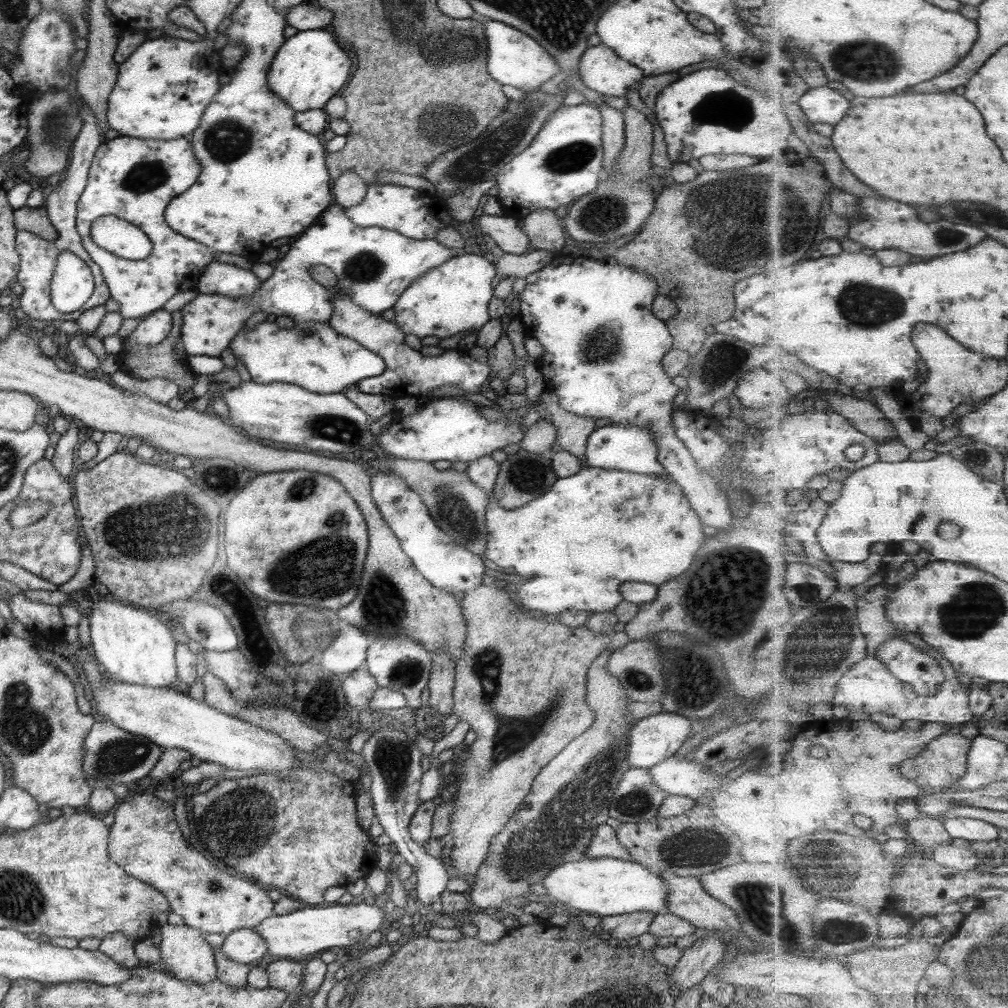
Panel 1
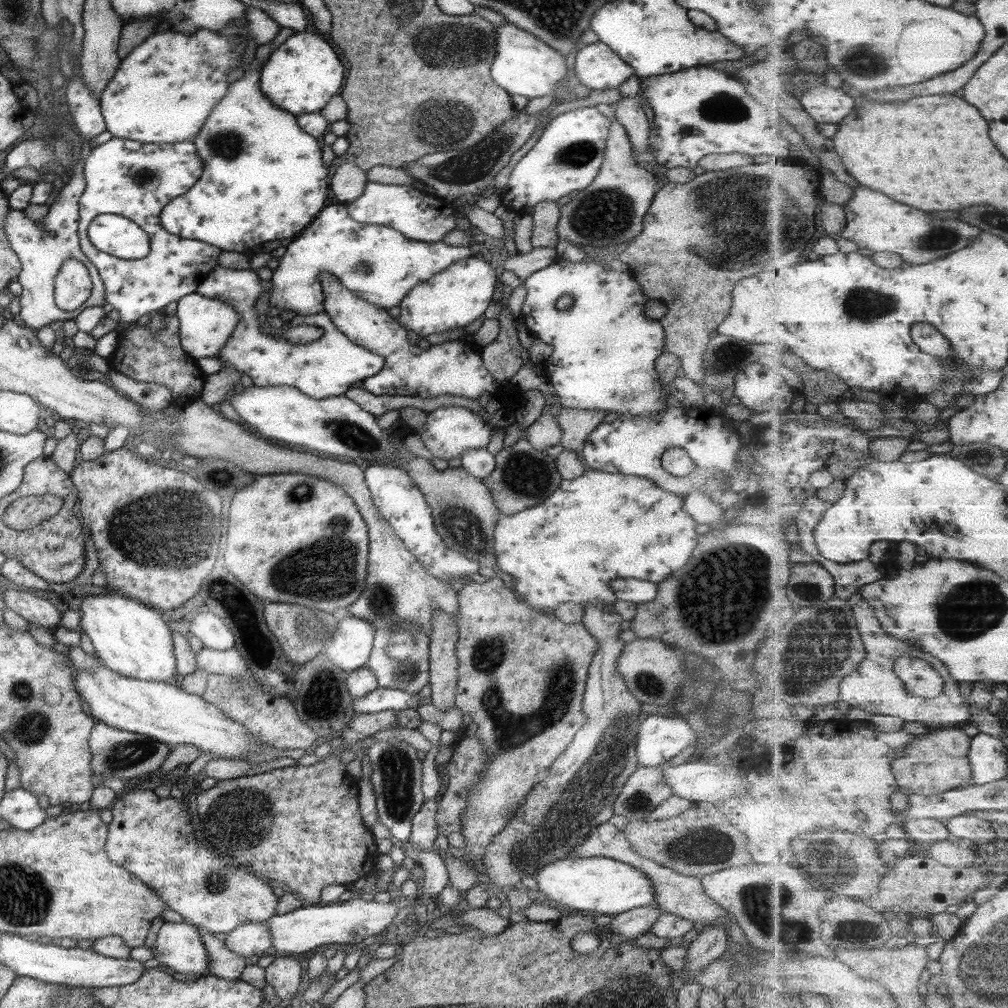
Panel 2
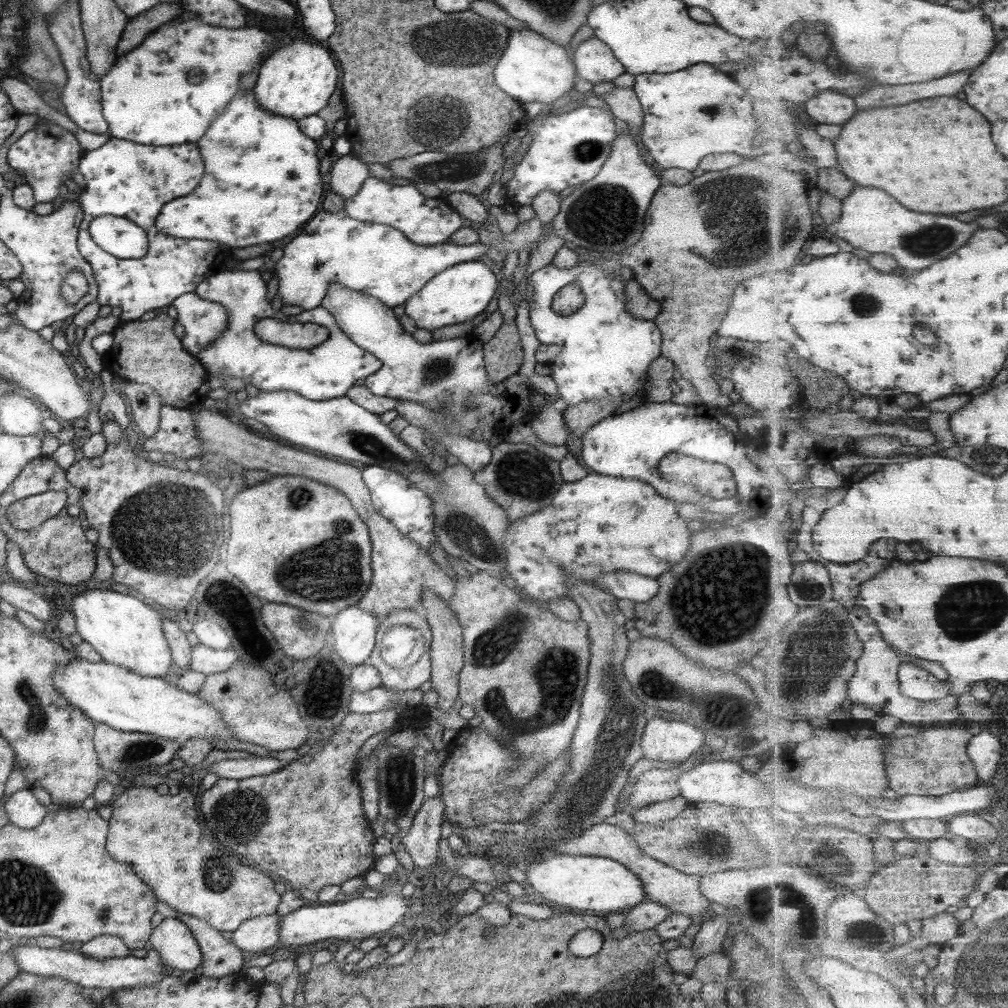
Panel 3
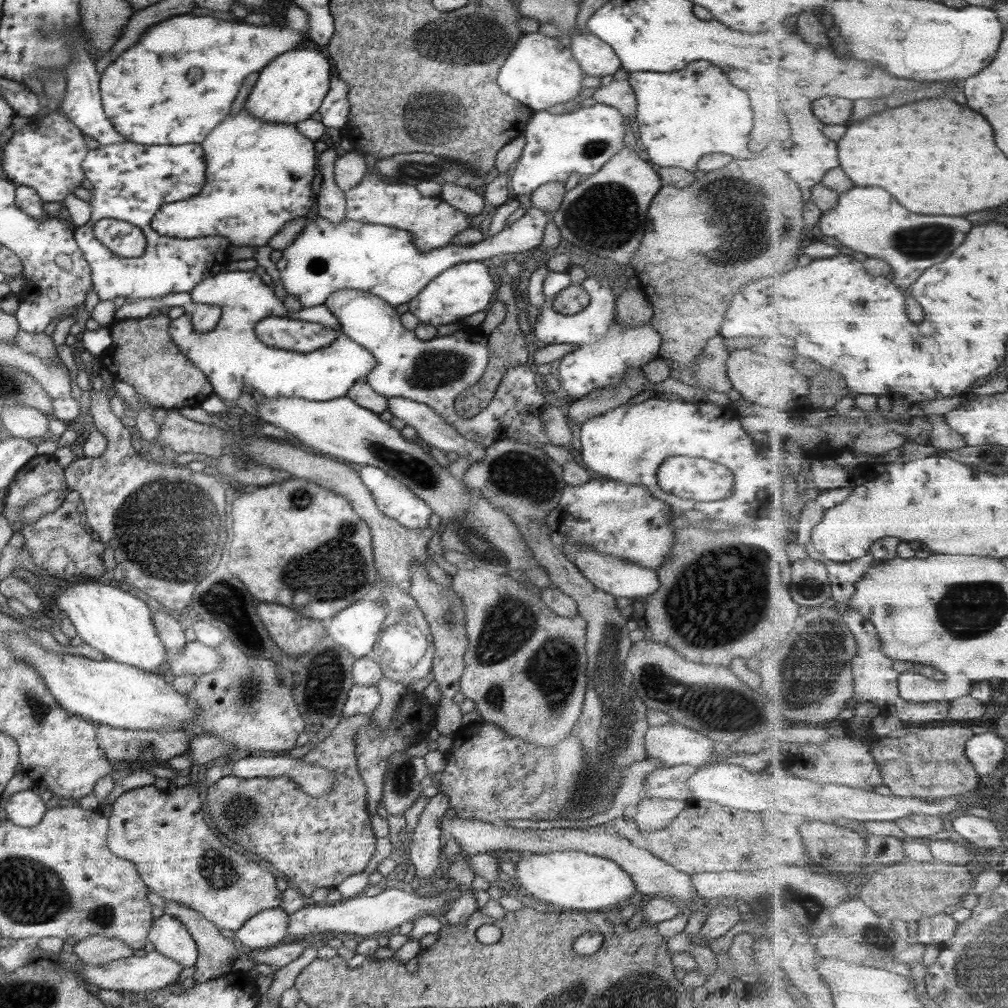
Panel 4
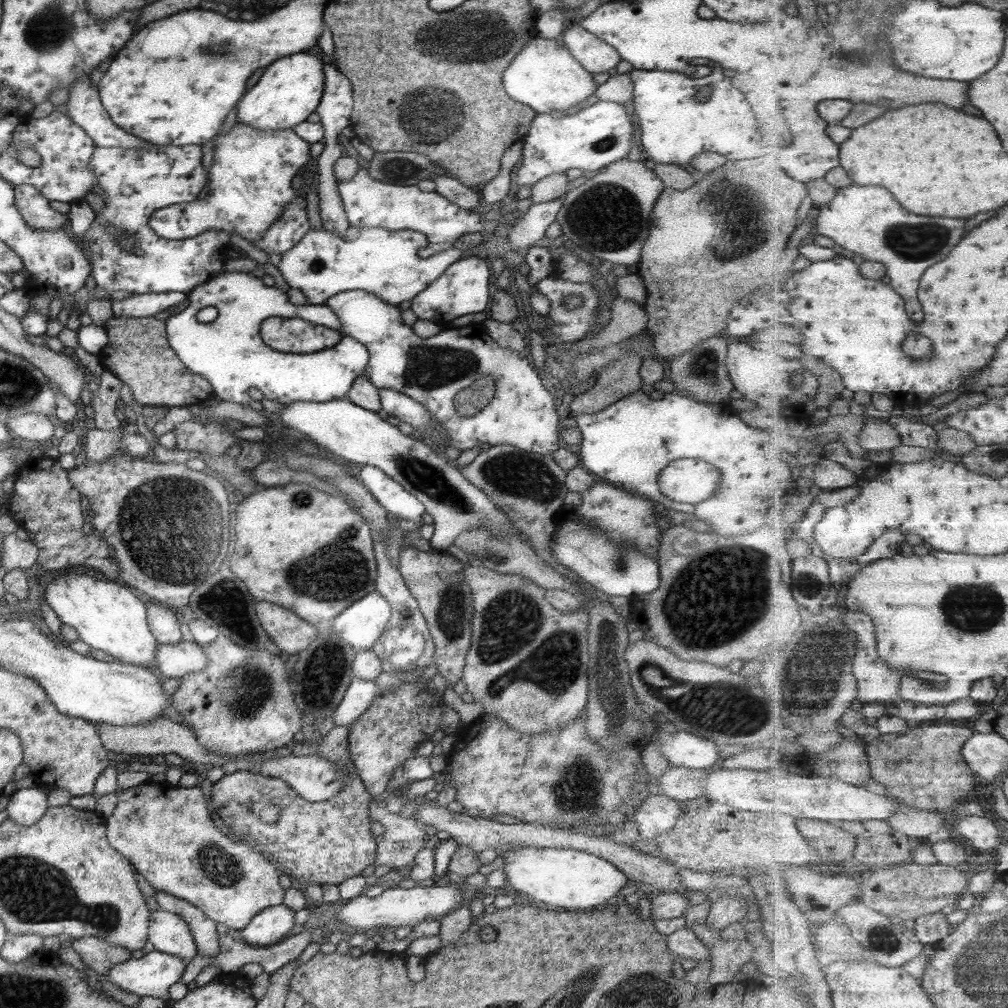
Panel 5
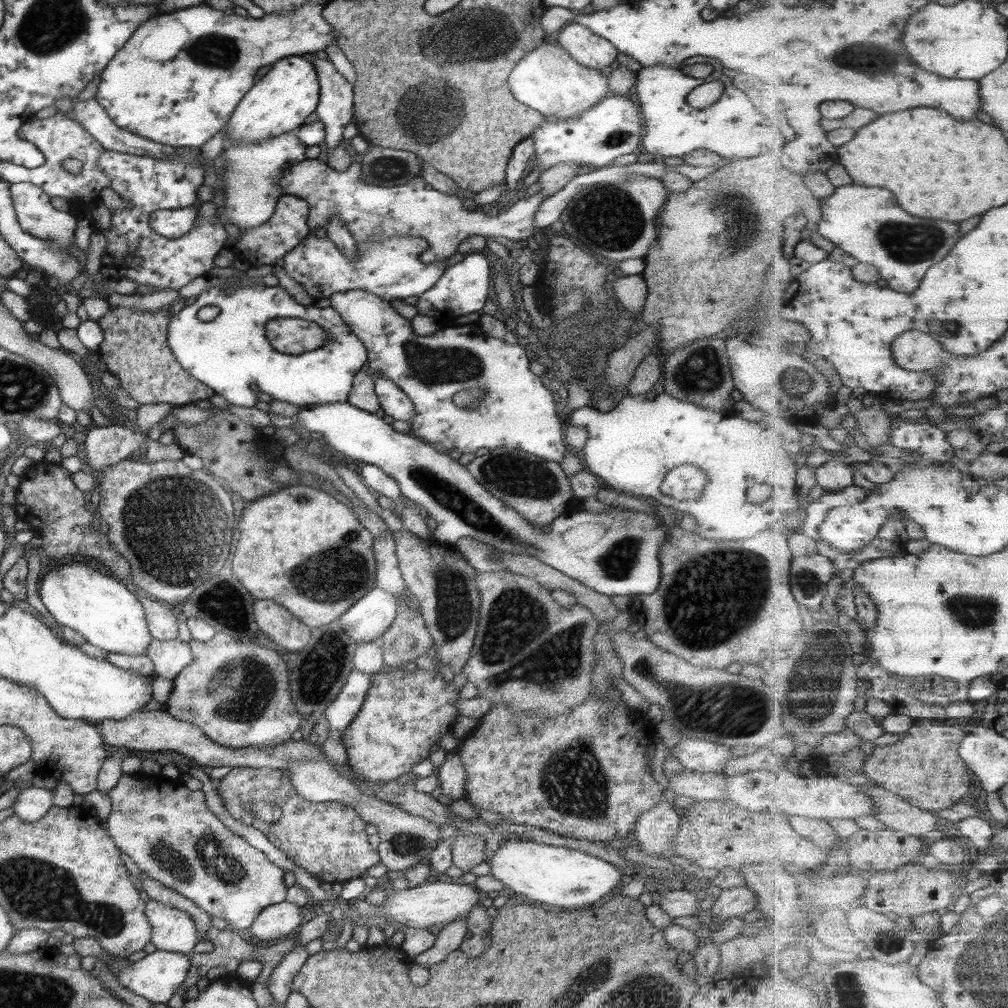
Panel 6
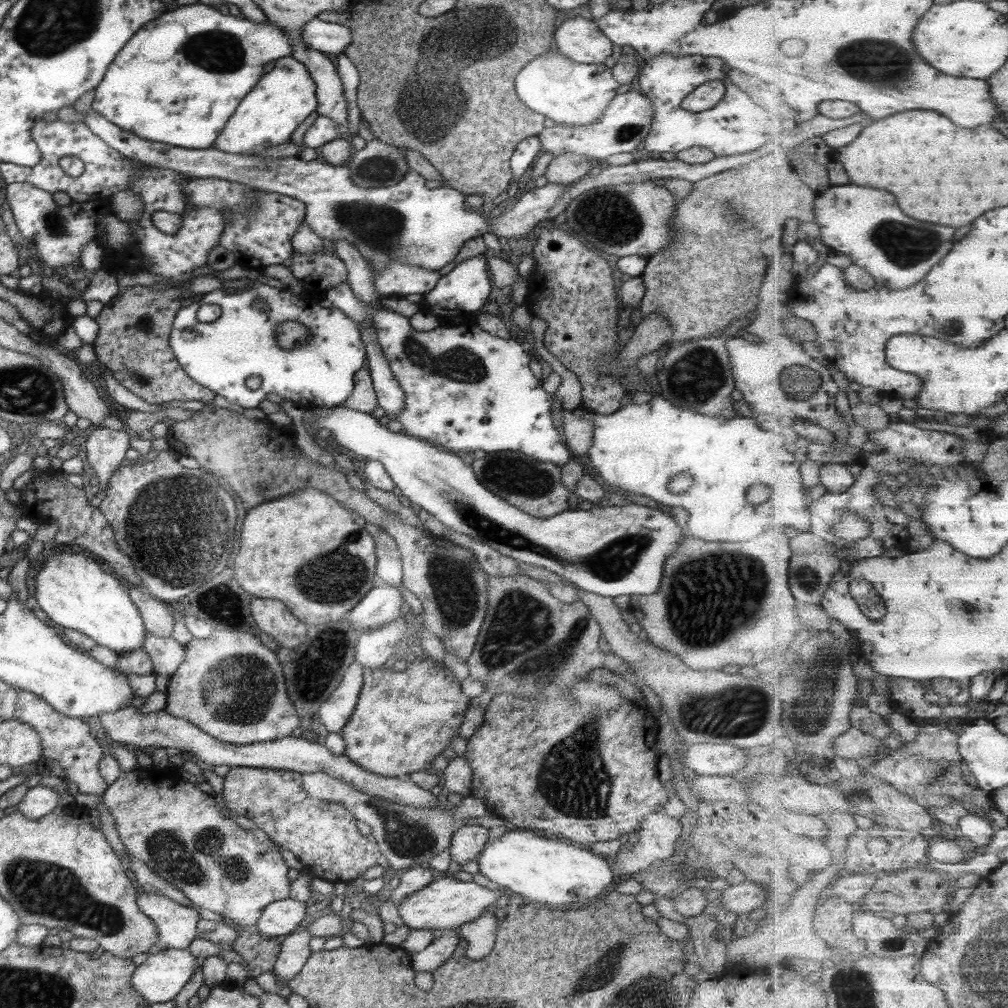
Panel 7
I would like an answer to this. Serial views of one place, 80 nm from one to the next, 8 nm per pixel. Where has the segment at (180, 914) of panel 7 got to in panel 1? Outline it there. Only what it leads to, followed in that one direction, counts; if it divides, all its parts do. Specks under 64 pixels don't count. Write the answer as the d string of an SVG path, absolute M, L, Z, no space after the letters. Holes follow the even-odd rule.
M166 925L159 928L161 940L159 942L160 967L176 980L205 984L216 979L214 949L203 939L203 932L187 925Z

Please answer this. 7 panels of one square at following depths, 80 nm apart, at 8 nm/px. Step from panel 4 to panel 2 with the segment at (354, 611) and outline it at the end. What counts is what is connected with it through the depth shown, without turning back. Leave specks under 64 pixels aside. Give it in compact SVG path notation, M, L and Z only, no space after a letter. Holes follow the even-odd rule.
M338 614L333 636L323 652L332 664L343 670L366 666L369 650L373 645L374 628L368 620L353 615Z

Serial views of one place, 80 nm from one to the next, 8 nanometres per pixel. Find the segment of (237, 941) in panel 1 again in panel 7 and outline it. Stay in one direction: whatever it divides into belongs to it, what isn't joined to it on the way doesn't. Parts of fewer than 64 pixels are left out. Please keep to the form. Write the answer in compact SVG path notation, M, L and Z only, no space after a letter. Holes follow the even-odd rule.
M285 898L265 906L256 924L253 926L263 937L275 939L288 935L303 921L306 904L291 898Z

